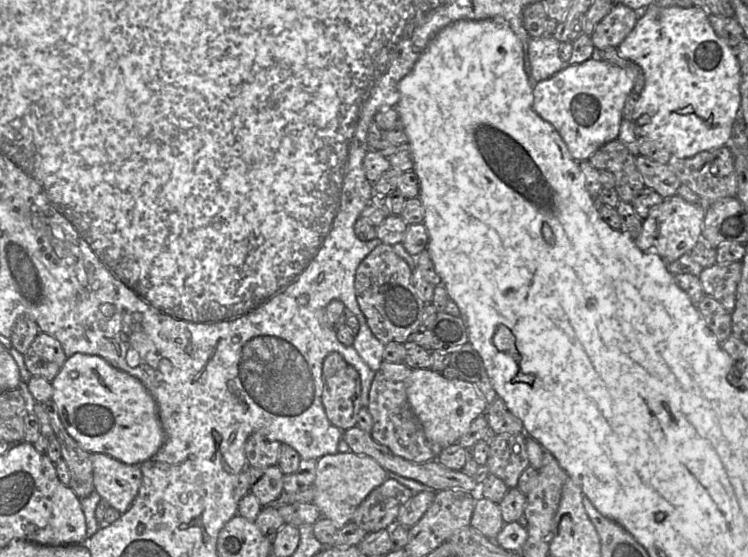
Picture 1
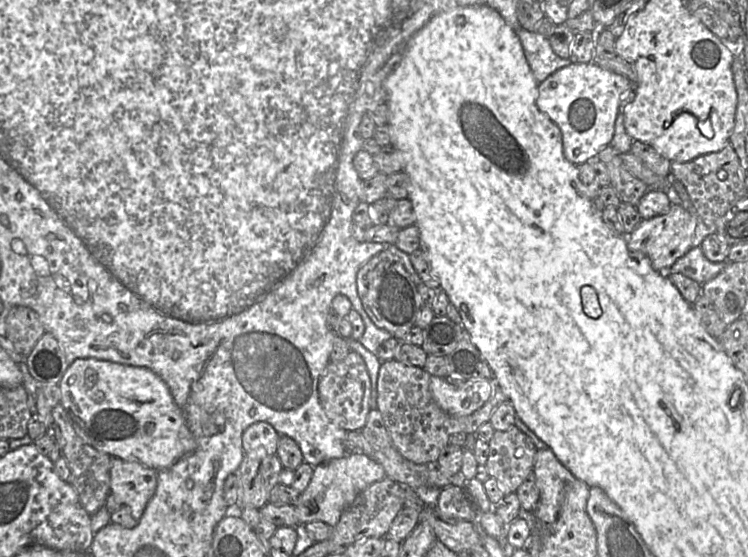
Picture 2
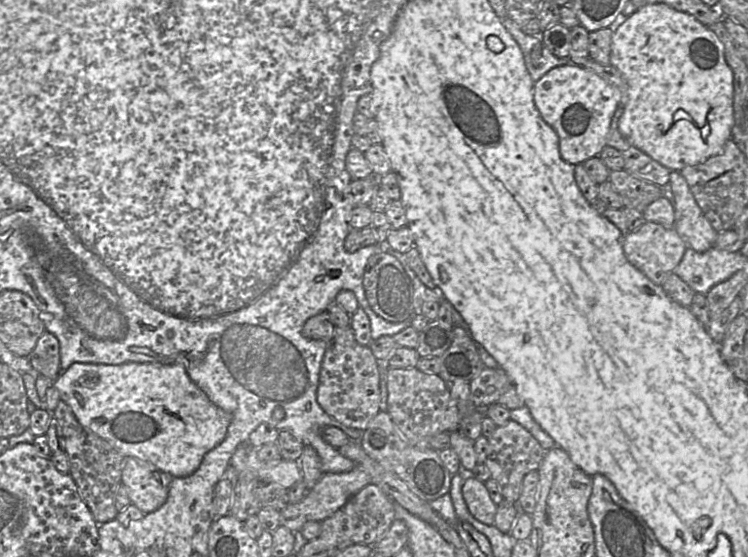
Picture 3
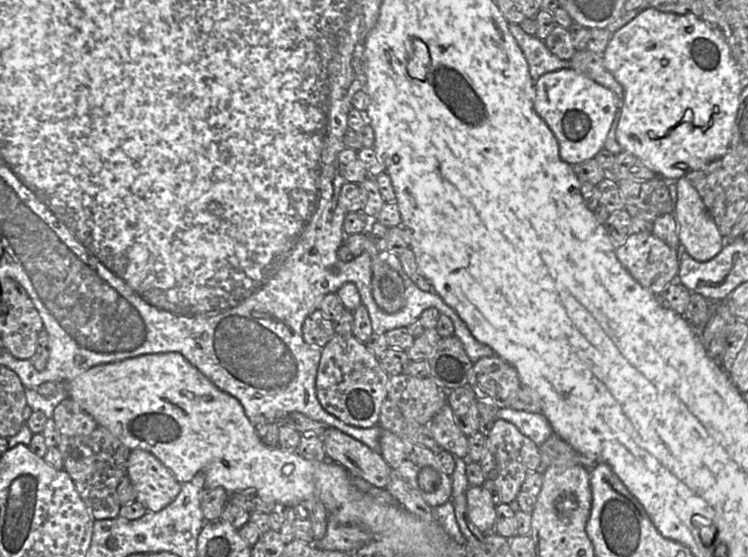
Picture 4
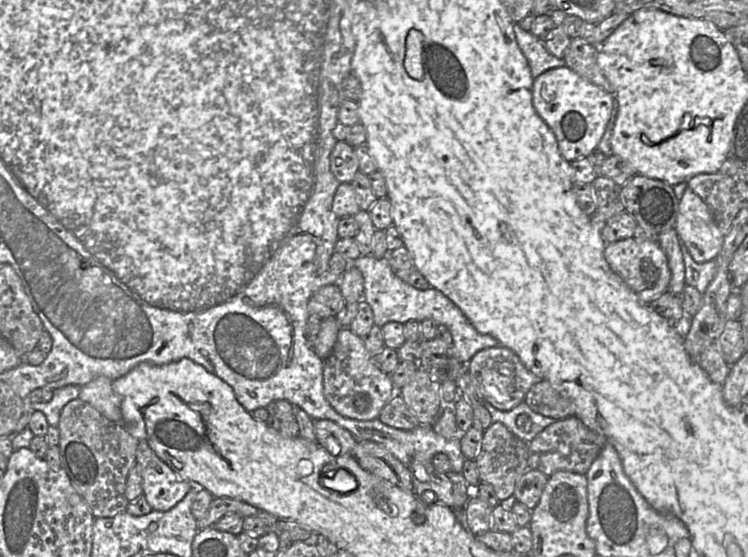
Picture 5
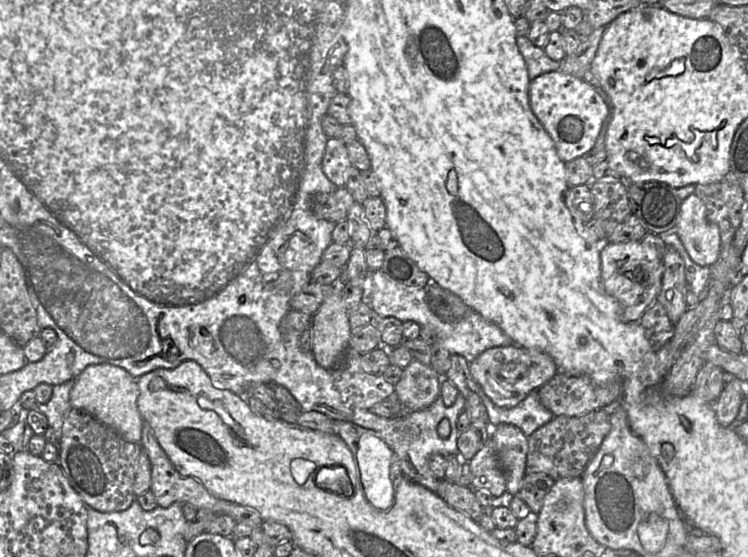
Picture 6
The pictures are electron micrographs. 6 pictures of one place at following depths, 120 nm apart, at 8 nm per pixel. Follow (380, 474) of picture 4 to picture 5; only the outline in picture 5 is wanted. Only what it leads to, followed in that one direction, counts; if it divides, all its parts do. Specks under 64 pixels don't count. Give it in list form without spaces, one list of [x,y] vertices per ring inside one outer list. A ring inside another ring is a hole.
[[[327,419],[314,420],[317,442],[331,455],[351,455],[355,457],[355,448],[359,440],[345,428]]]

